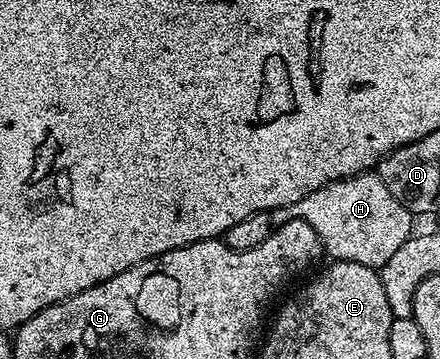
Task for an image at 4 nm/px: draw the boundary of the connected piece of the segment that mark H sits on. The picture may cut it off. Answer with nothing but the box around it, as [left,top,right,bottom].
[272,171,416,270]

